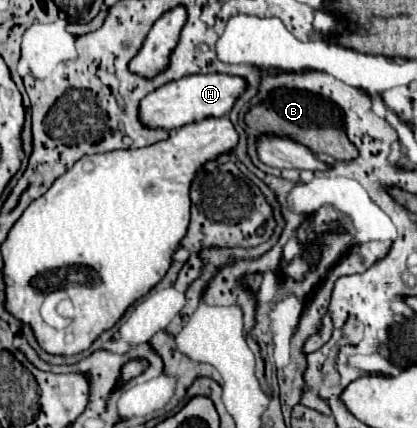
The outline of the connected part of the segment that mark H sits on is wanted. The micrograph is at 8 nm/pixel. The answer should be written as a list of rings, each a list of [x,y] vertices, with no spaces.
[[[194,74],[176,82],[168,82],[140,100],[138,120],[146,128],[162,128],[166,132],[178,130],[186,124],[206,120],[210,116],[220,118],[232,110],[234,100],[244,92],[244,80],[228,74]]]

